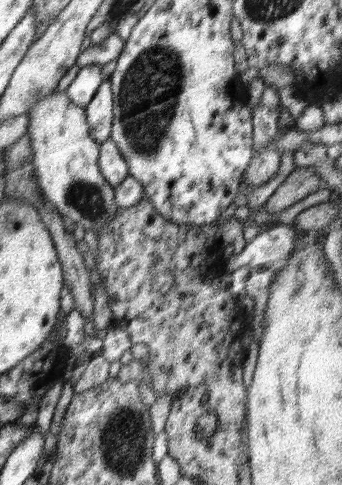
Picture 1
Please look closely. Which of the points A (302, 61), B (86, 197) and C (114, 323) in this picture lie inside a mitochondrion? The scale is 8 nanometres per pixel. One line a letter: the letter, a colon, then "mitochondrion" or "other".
A: other
B: mitochondrion
C: other

